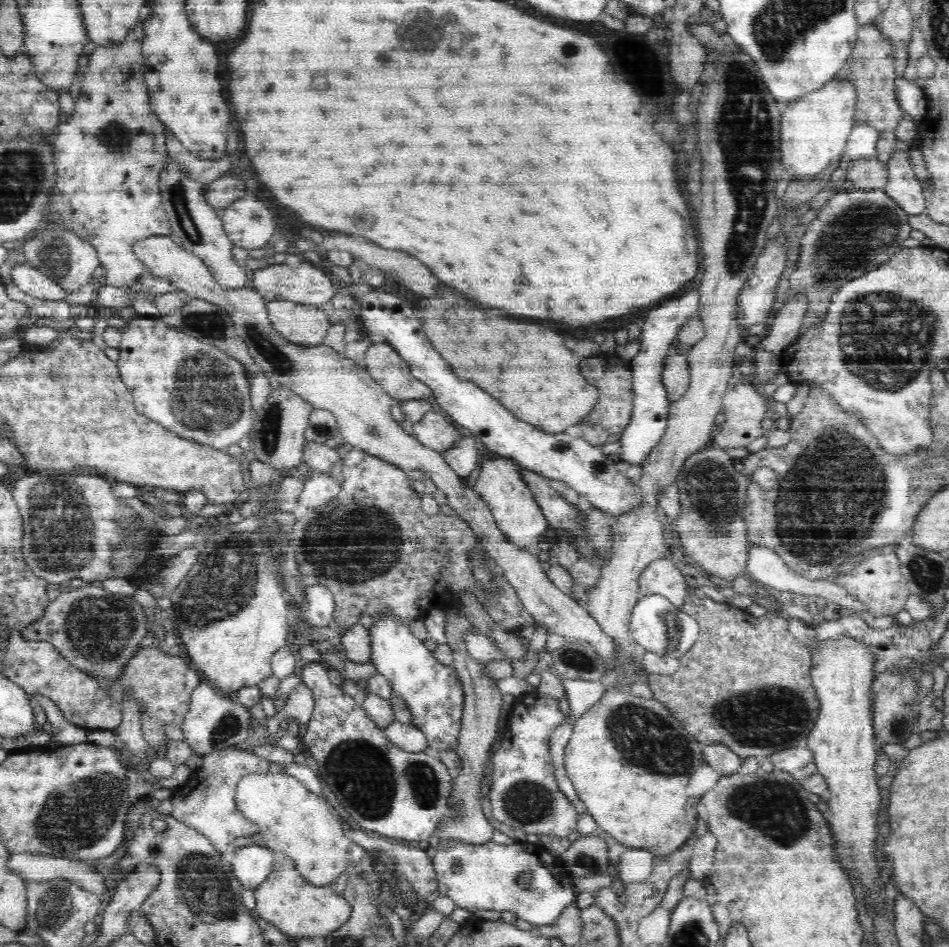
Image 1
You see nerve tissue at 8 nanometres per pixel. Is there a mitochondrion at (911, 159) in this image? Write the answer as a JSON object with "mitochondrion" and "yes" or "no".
{"mitochondrion":"no"}

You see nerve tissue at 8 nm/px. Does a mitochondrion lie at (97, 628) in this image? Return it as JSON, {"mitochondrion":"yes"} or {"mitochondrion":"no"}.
{"mitochondrion":"yes"}

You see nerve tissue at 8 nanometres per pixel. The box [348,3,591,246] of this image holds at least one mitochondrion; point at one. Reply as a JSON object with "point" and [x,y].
{"point":[427,37]}

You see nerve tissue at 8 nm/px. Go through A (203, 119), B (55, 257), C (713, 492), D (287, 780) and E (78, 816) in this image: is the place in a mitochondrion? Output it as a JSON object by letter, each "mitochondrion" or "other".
{"A":"other","B":"mitochondrion","C":"mitochondrion","D":"other","E":"mitochondrion"}

